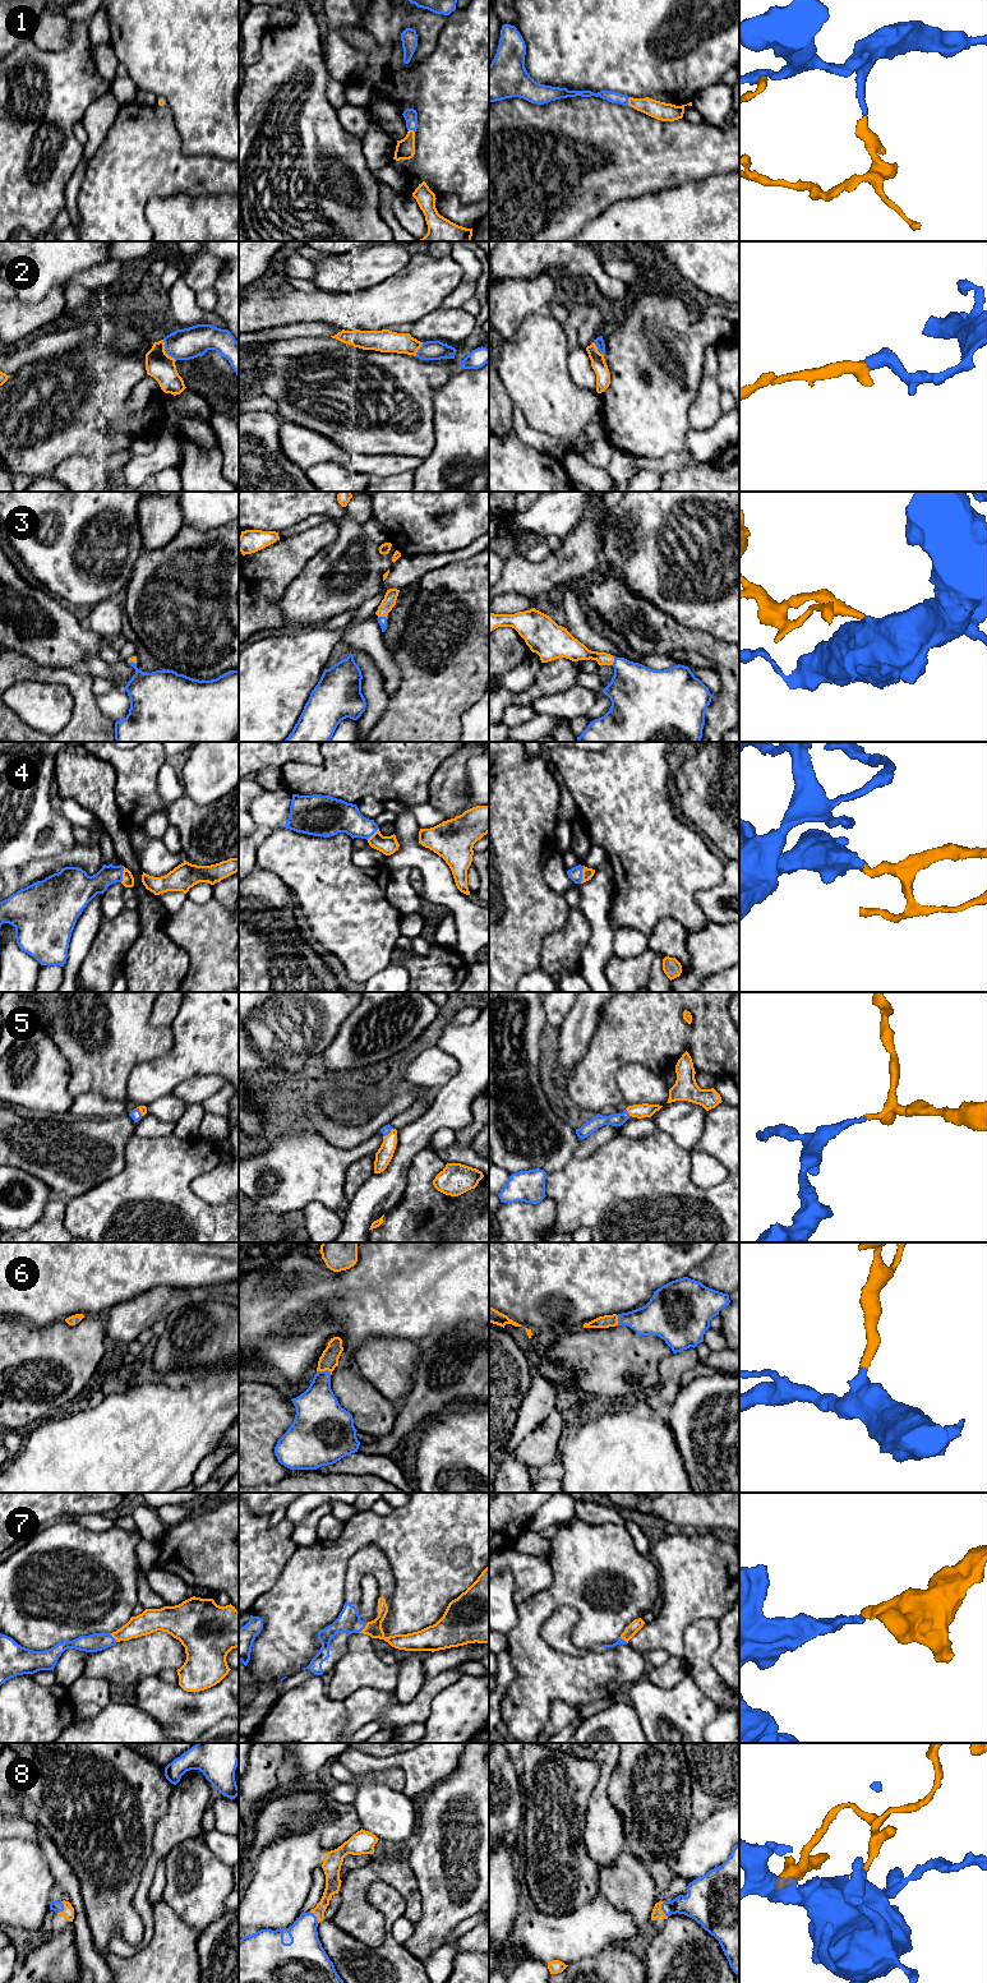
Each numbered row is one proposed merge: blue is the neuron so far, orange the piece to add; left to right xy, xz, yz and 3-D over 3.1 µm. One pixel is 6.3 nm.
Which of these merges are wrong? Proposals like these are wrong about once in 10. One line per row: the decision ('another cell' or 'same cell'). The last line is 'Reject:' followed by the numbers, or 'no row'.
1: same cell
2: same cell
3: same cell
4: same cell
5: same cell
6: same cell
7: same cell
8: same cell
Reject: no row

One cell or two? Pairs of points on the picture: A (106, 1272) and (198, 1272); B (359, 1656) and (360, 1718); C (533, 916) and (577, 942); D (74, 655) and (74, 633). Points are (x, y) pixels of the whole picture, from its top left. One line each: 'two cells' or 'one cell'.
A: one cell
B: two cells
C: two cells
D: one cell

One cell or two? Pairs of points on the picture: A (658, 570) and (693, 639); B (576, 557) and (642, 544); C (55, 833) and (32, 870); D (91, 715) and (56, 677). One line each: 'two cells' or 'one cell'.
A: two cells
B: two cells
C: two cells
D: one cell

